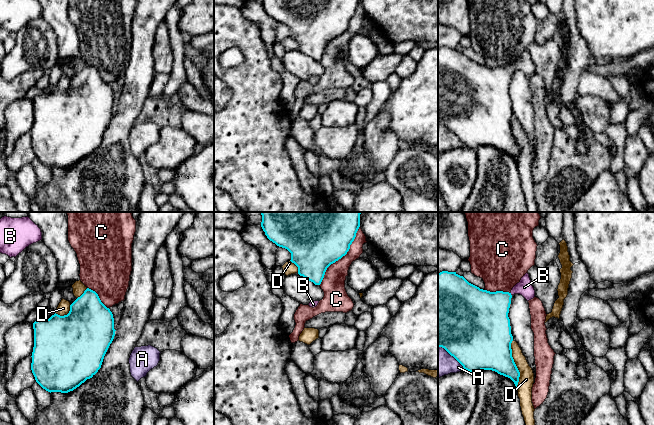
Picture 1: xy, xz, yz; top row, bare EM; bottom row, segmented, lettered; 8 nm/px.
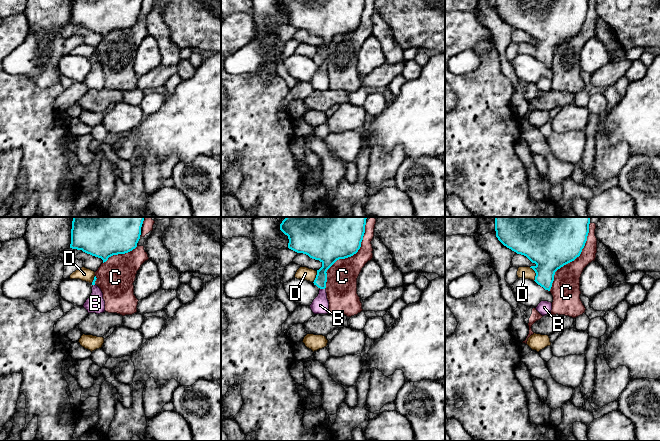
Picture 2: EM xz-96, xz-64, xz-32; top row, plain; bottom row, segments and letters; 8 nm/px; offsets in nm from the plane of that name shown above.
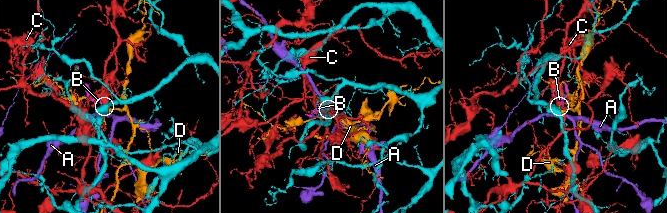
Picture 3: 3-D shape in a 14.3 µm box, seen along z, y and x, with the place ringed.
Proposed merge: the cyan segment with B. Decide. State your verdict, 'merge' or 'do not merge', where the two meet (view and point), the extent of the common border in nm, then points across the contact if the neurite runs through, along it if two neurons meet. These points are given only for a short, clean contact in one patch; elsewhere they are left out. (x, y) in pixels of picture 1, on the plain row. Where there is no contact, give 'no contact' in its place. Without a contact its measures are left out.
merge | yz (510, 70) | 30 nm | across yz (486, 89), (510, 70), (524, 63)

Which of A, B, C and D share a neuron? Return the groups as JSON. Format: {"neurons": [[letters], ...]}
{"neurons": [["A"], ["B"], ["C"], ["D"]]}

